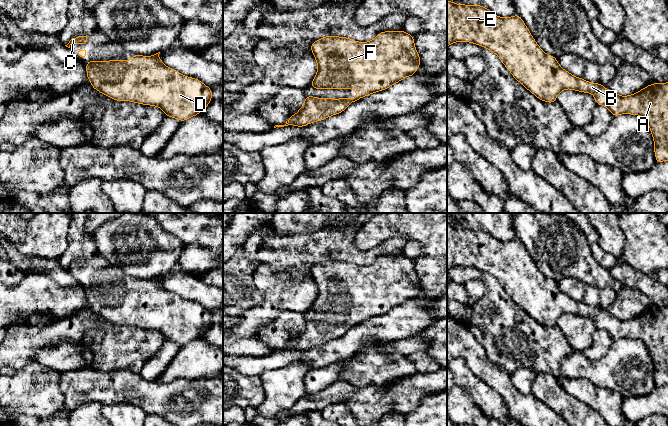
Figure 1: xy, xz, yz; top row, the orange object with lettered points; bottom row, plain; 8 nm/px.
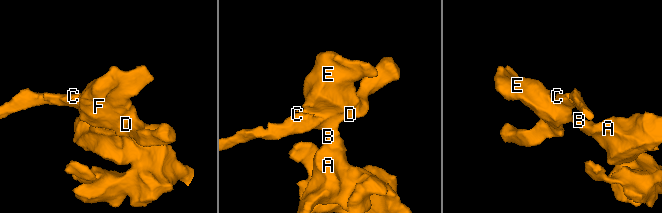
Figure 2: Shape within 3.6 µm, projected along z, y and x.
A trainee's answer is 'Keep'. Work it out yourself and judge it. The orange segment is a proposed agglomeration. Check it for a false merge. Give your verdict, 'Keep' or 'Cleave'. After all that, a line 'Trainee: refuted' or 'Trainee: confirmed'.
Keep
Trainee: confirmed

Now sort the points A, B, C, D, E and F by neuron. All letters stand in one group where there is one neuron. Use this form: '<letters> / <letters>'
A B C D E F

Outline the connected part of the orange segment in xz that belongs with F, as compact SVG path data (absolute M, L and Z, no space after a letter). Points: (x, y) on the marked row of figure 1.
M404 30L384 31L368 42L357 42L348 37L327 35L321 39L314 41L310 45L310 49L317 62L317 73L310 84L313 89L354 89L357 92L355 98L318 98L307 95L304 104L295 115L290 115L285 125L275 125L276 127L284 127L288 125L296 127L304 127L313 122L327 119L330 116L337 115L346 110L353 102L366 97L367 95L383 91L391 87L395 83L399 83L405 77L416 74L421 64L420 56L415 48L414 36L406 33Z

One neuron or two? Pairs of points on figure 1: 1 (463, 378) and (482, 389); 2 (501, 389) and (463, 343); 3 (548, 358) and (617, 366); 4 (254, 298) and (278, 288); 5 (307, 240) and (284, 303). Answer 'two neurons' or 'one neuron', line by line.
1: one neuron
2: one neuron
3: two neurons
4: two neurons
5: two neurons

